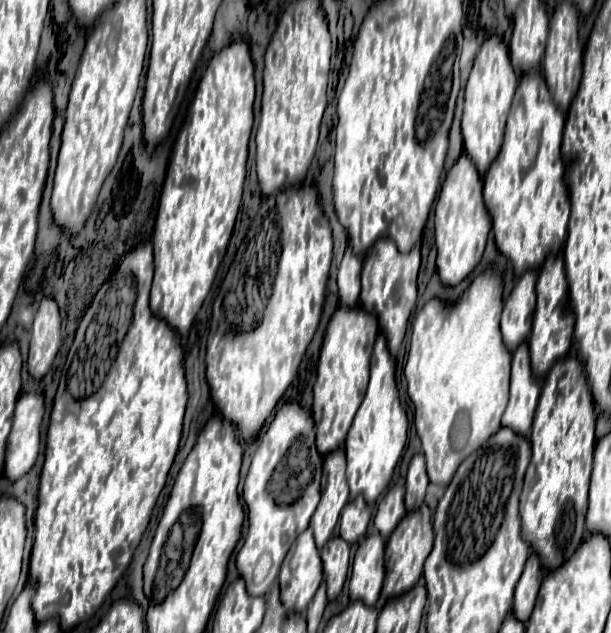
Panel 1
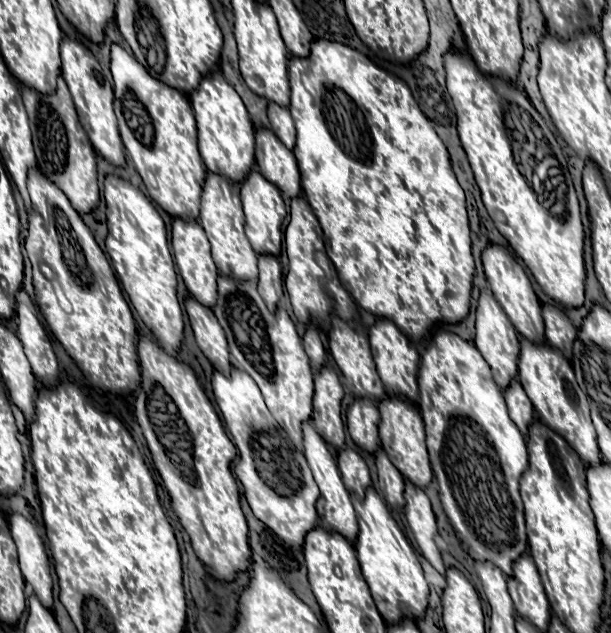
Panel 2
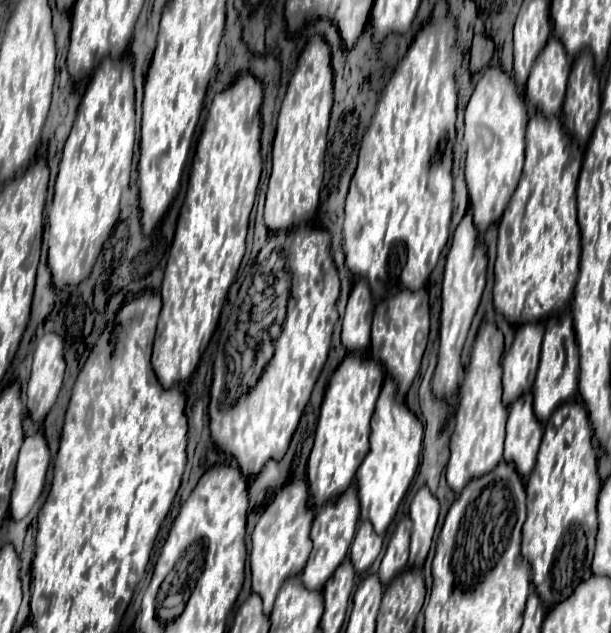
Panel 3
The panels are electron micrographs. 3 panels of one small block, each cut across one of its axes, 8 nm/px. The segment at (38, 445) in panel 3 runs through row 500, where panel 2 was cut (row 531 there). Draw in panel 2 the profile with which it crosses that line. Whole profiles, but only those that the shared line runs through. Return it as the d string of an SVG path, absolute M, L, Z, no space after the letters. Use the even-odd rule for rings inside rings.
M20 514L10 516L10 530L16 542L18 562L26 584L34 588L34 594L46 608L52 610L52 576L50 576L50 560L46 556L44 544L34 530L32 522Z

